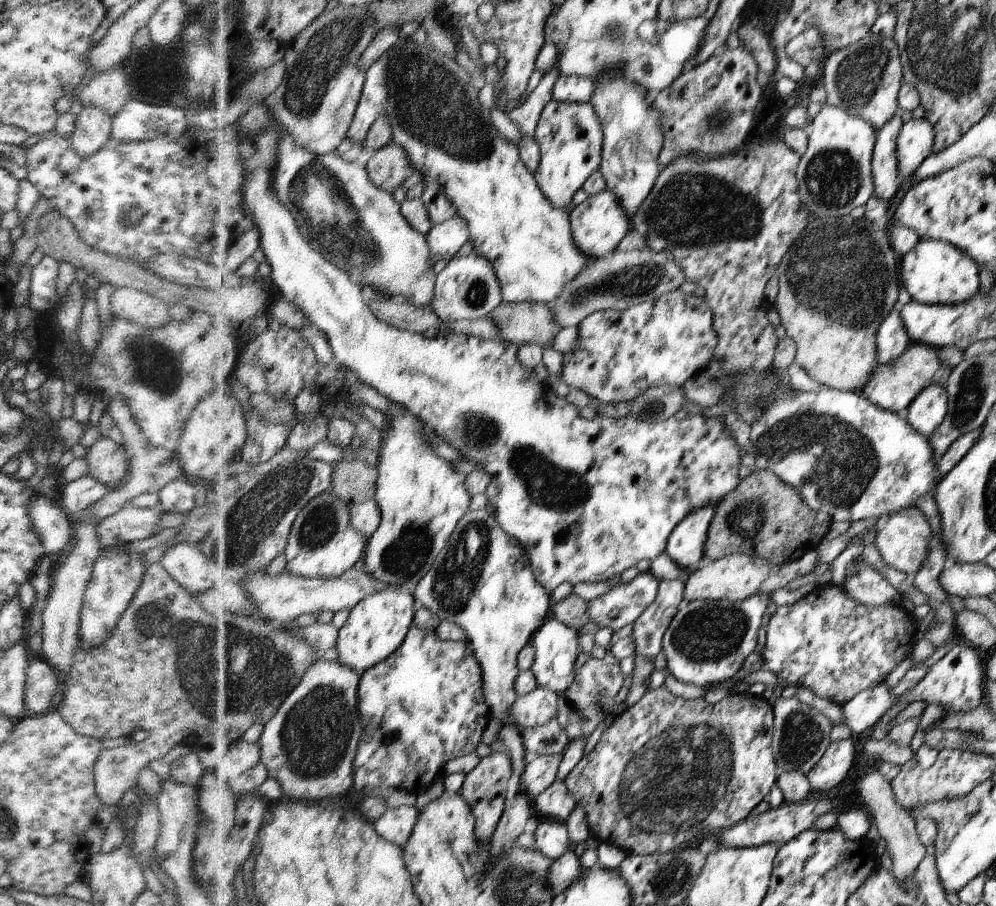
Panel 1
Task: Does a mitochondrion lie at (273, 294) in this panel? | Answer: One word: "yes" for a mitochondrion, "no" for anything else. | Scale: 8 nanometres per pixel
no

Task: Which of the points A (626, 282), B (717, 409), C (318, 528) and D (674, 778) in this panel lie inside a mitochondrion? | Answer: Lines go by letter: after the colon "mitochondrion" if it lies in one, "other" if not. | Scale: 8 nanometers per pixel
A: mitochondrion
B: other
C: mitochondrion
D: mitochondrion

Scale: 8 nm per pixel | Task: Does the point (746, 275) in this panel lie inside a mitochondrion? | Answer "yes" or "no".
no

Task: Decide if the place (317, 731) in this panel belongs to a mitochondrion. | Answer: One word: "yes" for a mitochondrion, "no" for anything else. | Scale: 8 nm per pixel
yes

